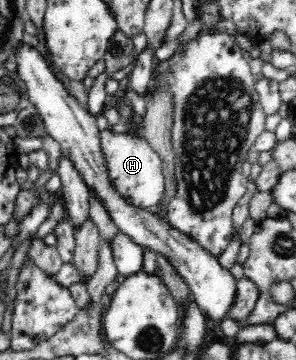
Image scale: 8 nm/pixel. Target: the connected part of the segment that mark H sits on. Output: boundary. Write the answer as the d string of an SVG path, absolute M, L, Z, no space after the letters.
M111 129L100 131L101 149L105 153L105 161L109 167L109 177L133 206L141 209L158 206L165 197L165 175L161 157L138 133L115 133Z

